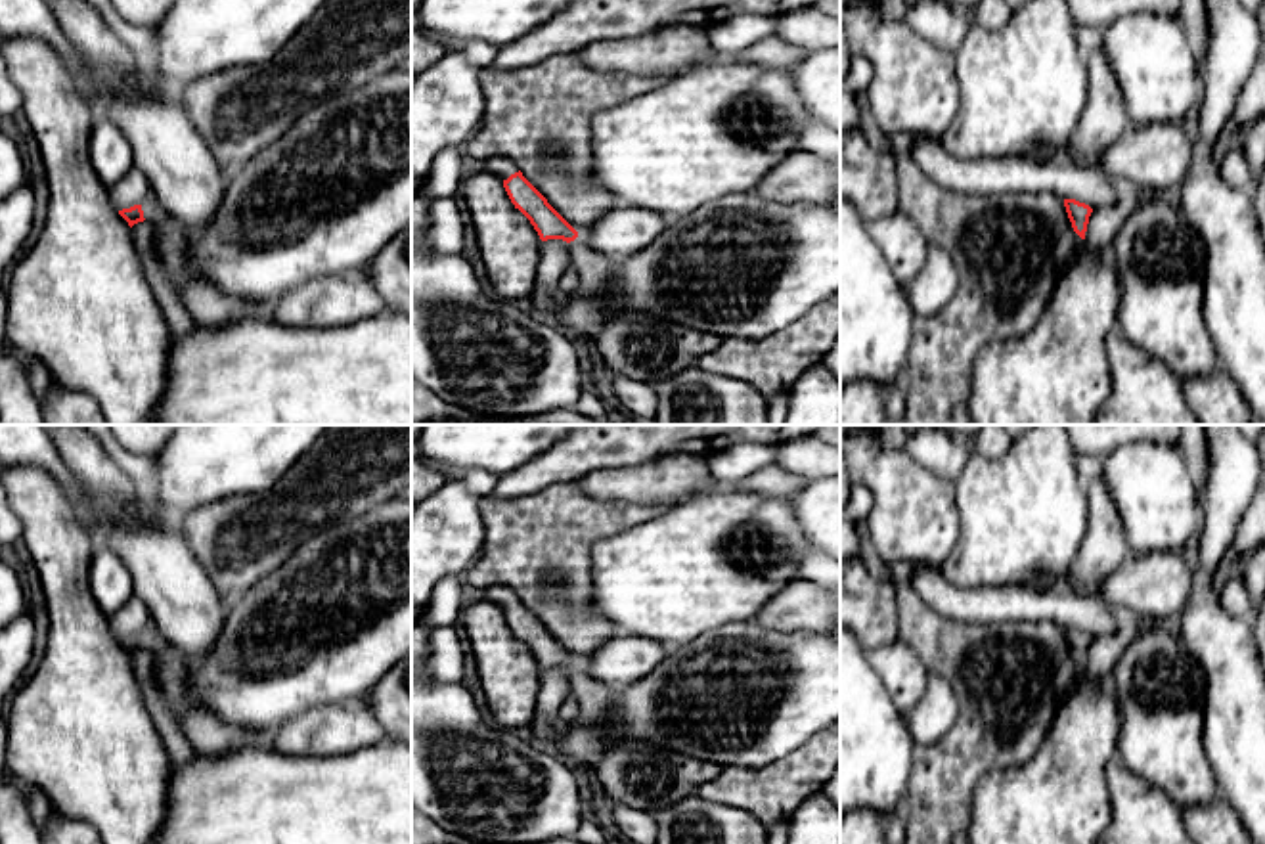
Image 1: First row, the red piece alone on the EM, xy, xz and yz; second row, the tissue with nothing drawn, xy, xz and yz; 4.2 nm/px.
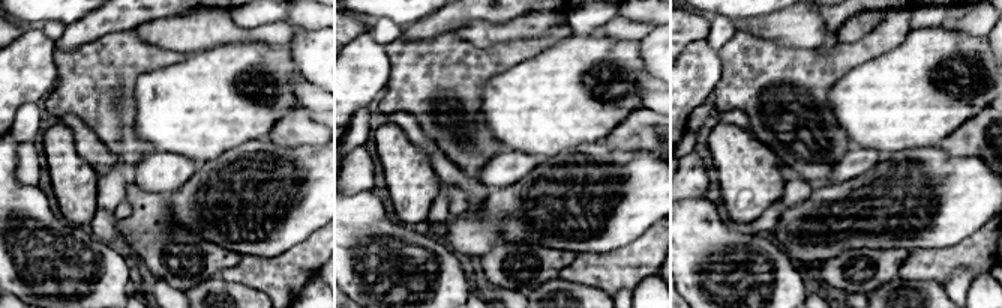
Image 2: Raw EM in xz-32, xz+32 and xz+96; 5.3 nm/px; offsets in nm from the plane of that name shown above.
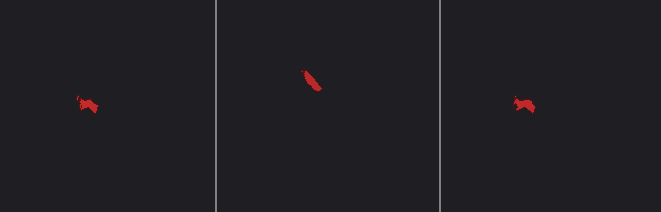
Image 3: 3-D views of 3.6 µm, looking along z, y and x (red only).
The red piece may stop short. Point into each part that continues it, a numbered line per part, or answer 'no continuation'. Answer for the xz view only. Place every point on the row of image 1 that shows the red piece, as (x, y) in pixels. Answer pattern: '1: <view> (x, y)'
1: xz (502, 167)
2: xz (596, 270)

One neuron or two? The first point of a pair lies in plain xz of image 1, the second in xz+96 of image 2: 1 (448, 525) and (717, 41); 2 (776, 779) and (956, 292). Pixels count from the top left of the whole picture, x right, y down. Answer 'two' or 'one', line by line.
1: two
2: two

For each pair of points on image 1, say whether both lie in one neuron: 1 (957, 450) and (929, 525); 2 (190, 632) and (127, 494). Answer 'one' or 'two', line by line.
1: two
2: one

